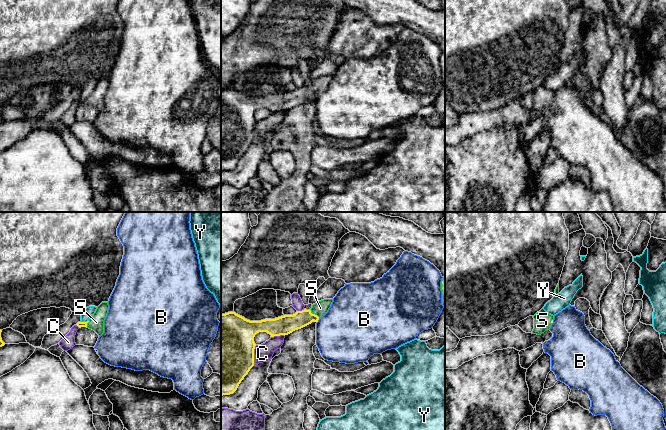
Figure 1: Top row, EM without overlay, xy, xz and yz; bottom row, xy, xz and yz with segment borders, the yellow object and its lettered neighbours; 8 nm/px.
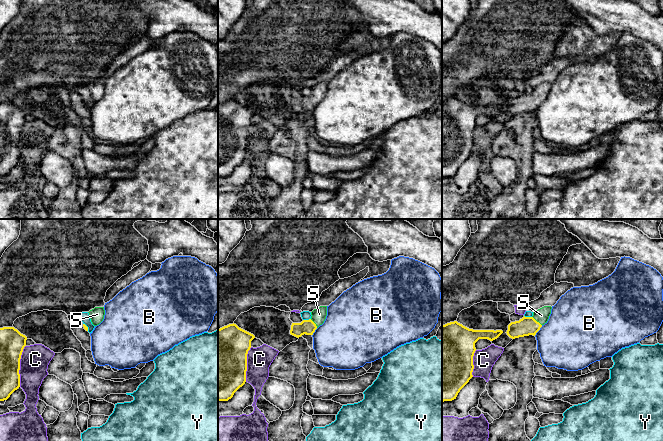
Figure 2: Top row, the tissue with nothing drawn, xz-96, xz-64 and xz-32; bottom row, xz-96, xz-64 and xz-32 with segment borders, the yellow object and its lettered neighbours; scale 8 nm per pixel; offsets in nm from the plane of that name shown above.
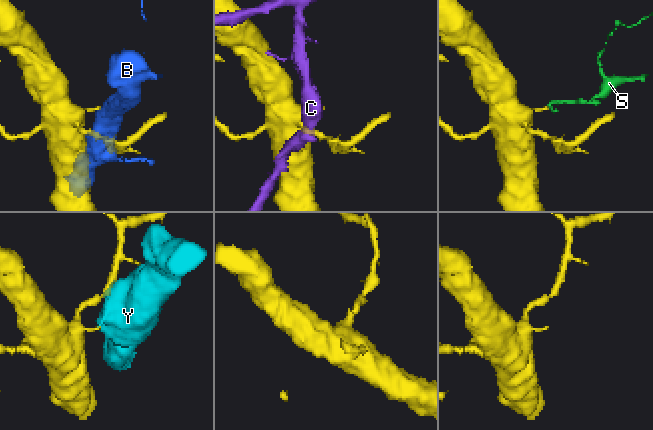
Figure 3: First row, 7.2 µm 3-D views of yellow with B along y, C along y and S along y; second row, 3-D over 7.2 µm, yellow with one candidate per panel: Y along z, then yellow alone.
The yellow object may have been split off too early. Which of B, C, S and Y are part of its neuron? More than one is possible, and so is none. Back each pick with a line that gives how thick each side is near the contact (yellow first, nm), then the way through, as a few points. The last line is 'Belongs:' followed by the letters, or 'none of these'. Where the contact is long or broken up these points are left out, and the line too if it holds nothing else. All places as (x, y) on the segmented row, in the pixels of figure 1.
S: 150/120 nm | across xz (286, 324), (314, 314), (320, 308)
Belongs: S

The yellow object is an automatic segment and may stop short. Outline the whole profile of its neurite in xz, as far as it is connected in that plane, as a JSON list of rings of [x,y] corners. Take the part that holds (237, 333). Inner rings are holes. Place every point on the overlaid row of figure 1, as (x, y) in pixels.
[[[324,299],[310,310],[297,311],[275,319],[250,321],[235,312],[221,314],[221,396],[233,394],[254,366],[254,337],[259,332],[288,335],[323,317],[333,299]]]

